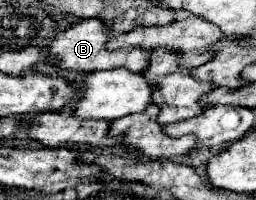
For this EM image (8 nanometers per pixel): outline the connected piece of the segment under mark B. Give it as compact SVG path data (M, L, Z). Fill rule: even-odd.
M82 20L74 26L70 26L64 32L58 32L56 38L50 42L48 50L50 54L54 54L56 64L64 70L76 70L76 72L94 72L94 70L112 70L112 68L128 68L130 72L142 72L148 66L150 60L150 52L142 50L142 48L122 48L116 52L108 52L104 48L106 40L108 40L108 26L104 28L104 24L100 20Z

